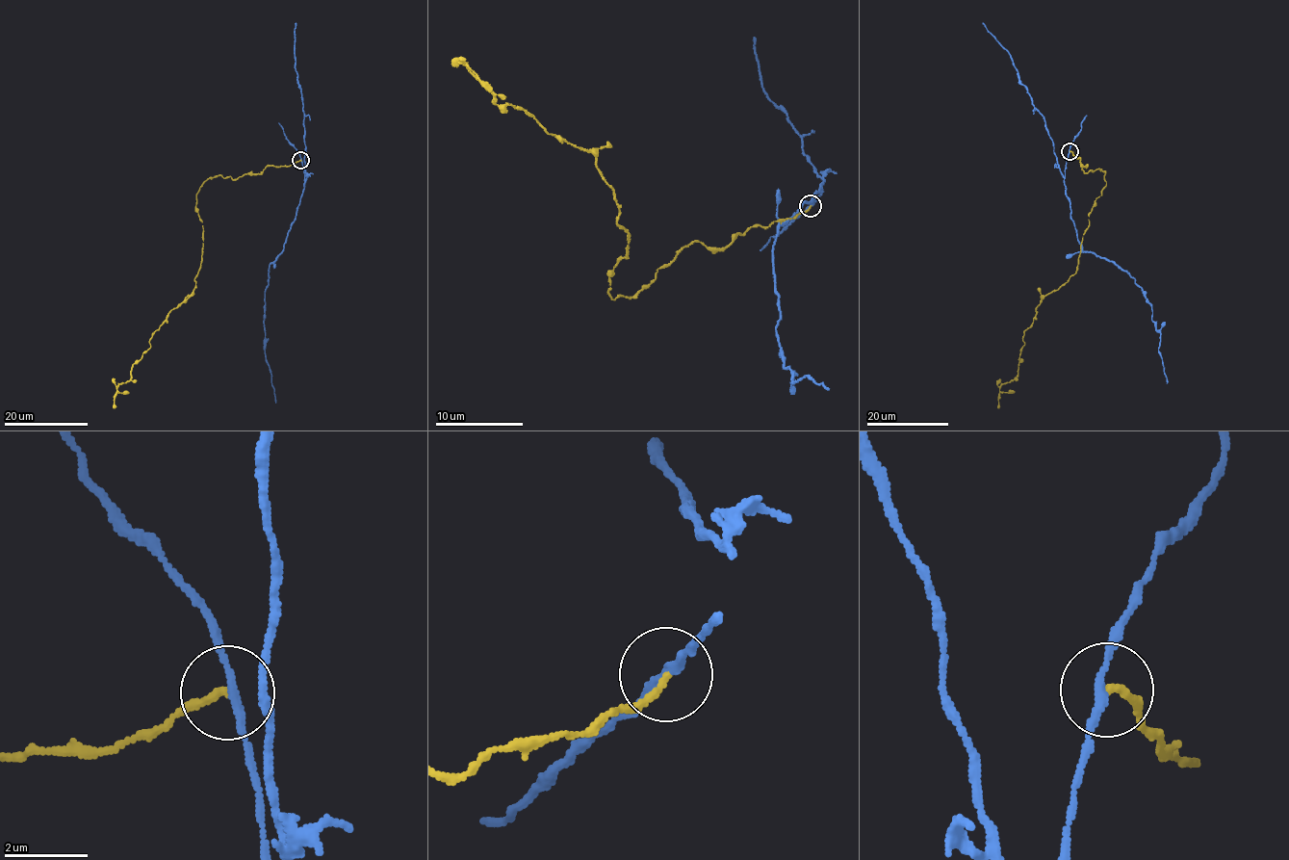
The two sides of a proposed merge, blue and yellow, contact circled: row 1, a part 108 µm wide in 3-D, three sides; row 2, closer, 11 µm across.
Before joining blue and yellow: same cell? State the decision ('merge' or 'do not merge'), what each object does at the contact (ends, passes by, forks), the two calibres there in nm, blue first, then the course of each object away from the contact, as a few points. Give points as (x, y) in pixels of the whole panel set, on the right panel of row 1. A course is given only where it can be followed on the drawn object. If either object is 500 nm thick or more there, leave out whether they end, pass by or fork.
do not merge; blue passes by; yellow ends; calibres 190 and 170 nm; course blue (1069, 151), (1064, 182), (1077, 240), (1083, 251), (1114, 261), (1141, 288), (1161, 333), (1158, 350), (1167, 382); course yellow (1069, 151), (1106, 182), (1078, 269), (1042, 299), (1018, 375), (999, 388), (1015, 391)

